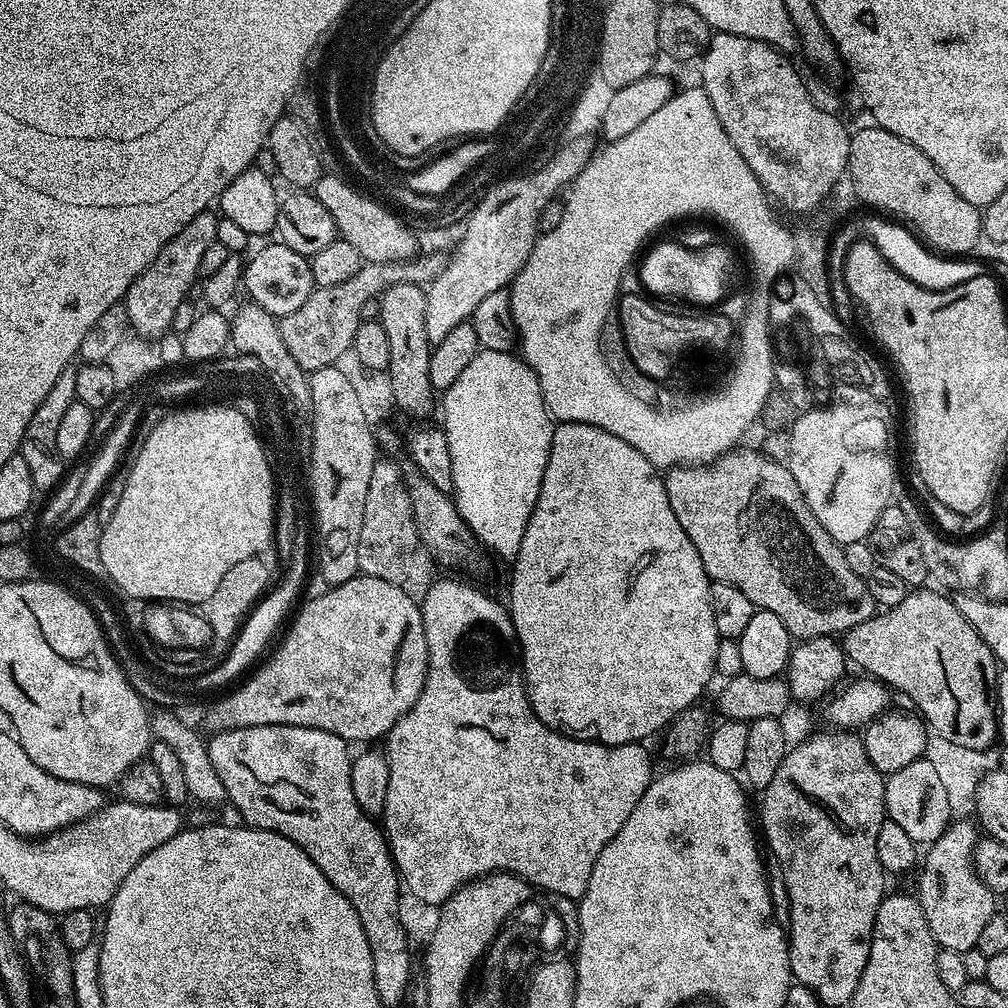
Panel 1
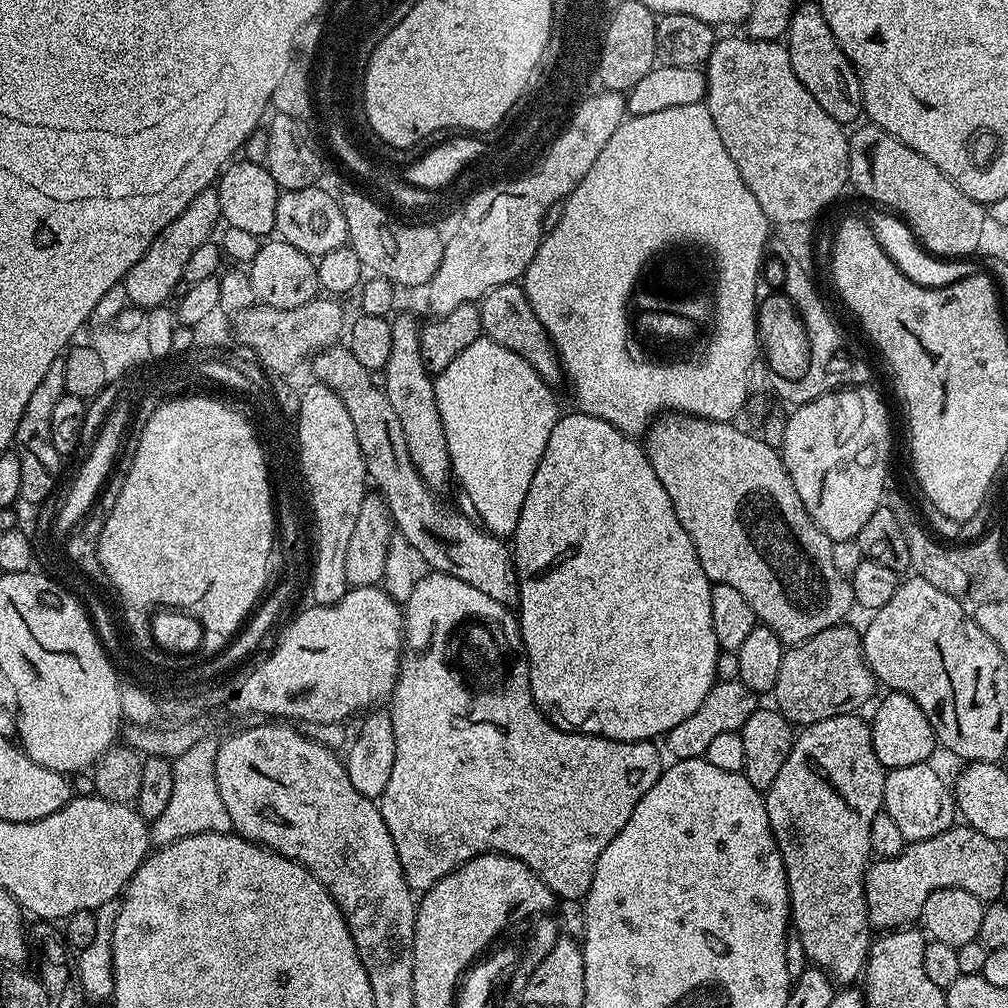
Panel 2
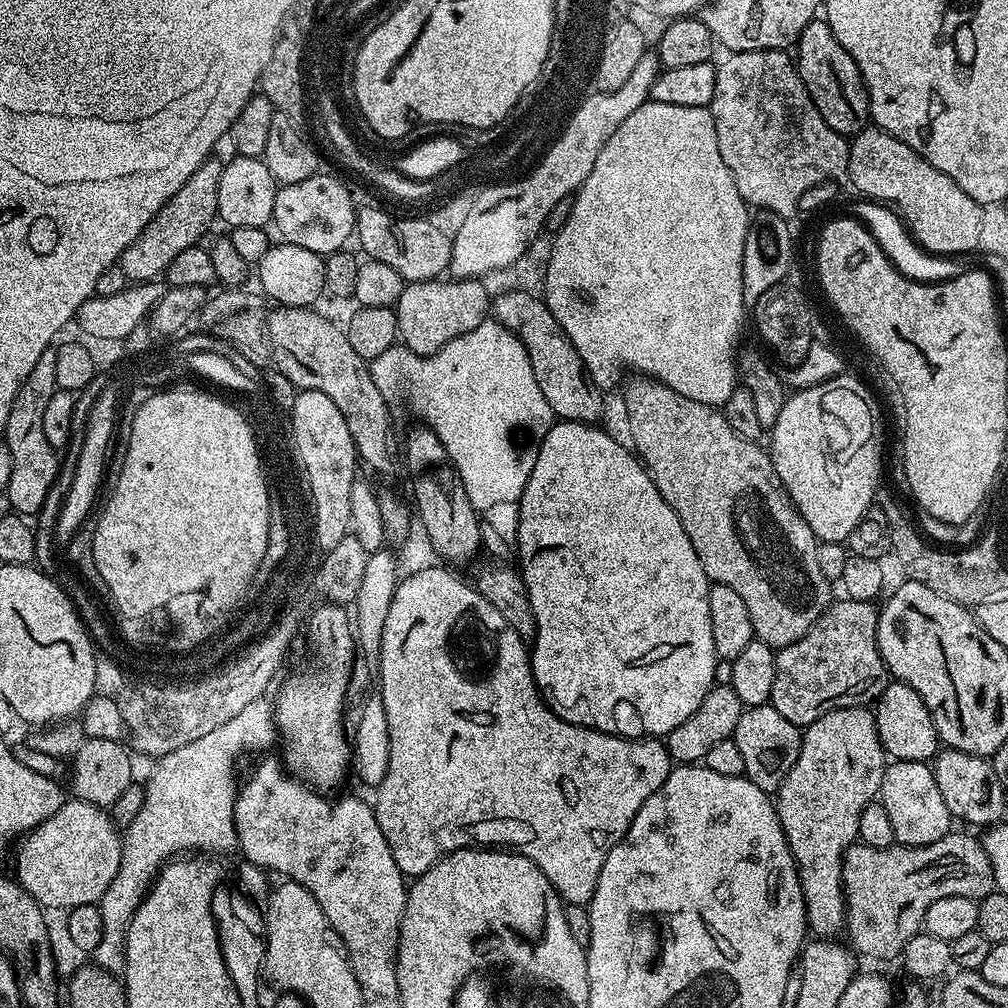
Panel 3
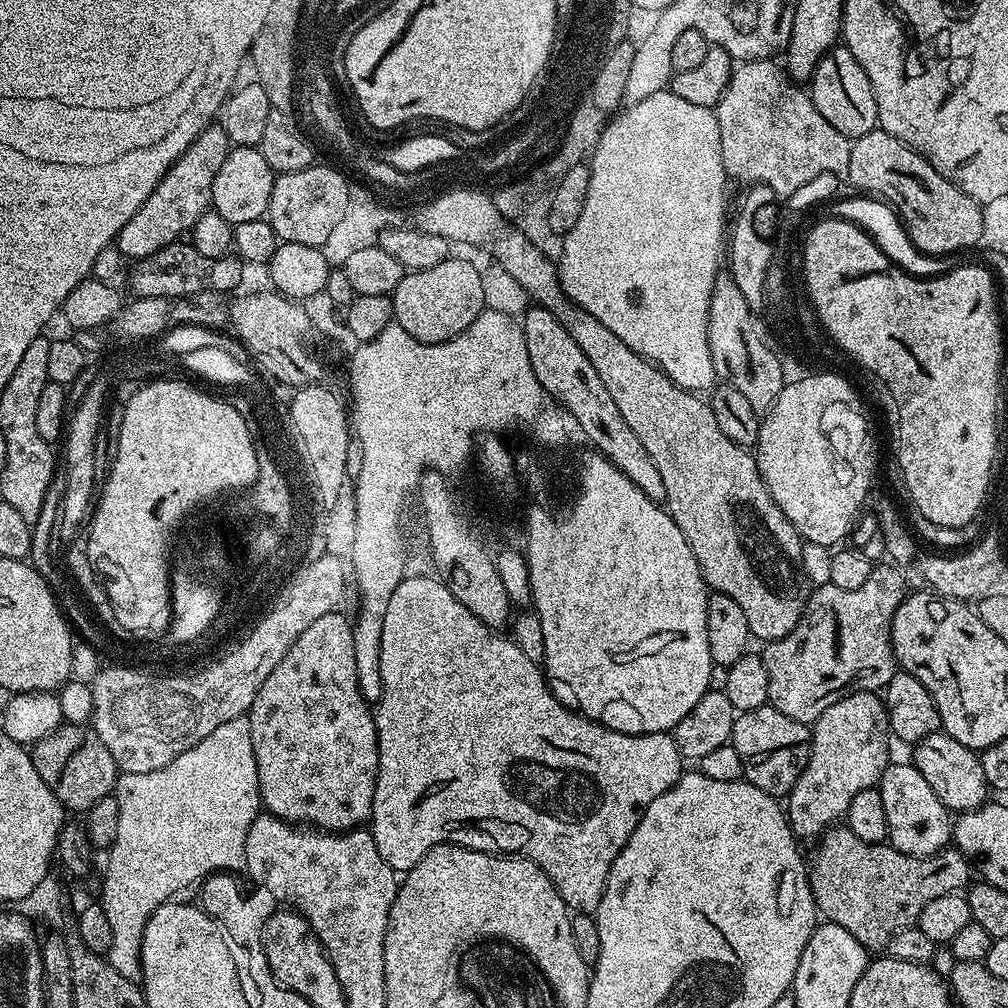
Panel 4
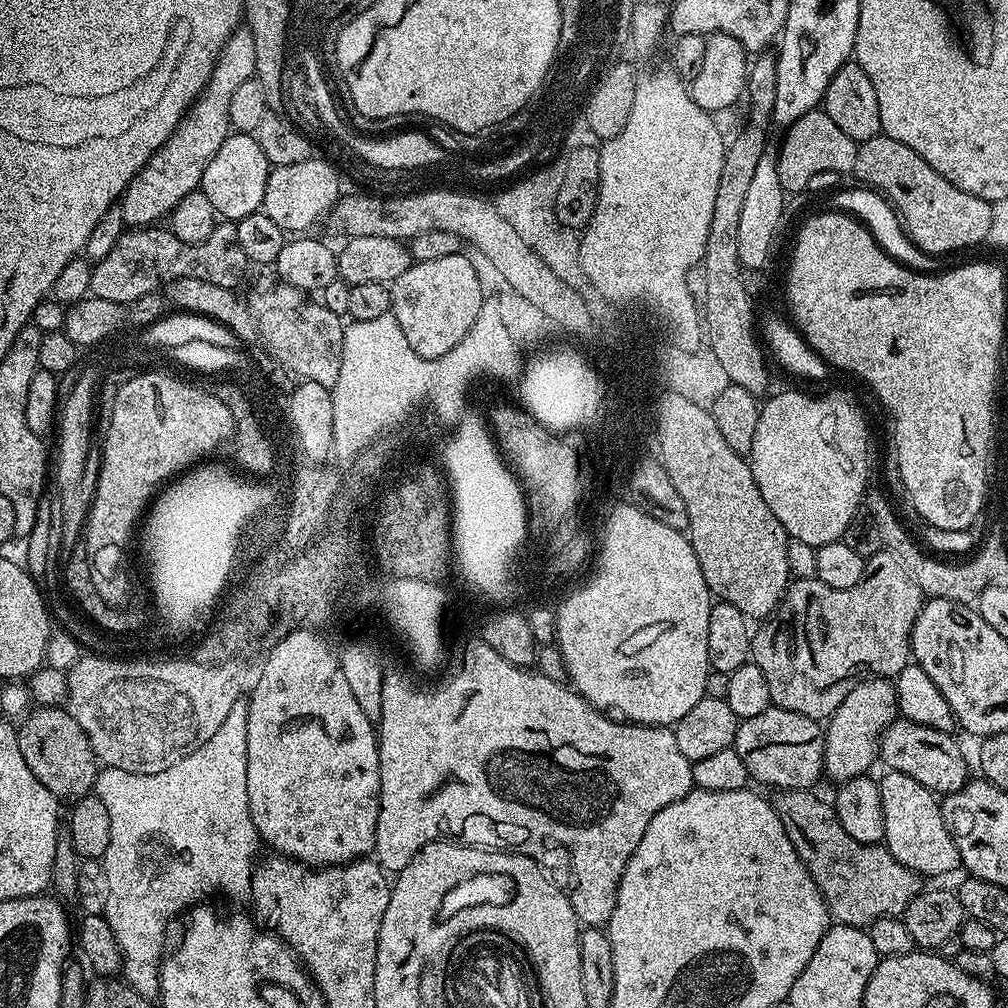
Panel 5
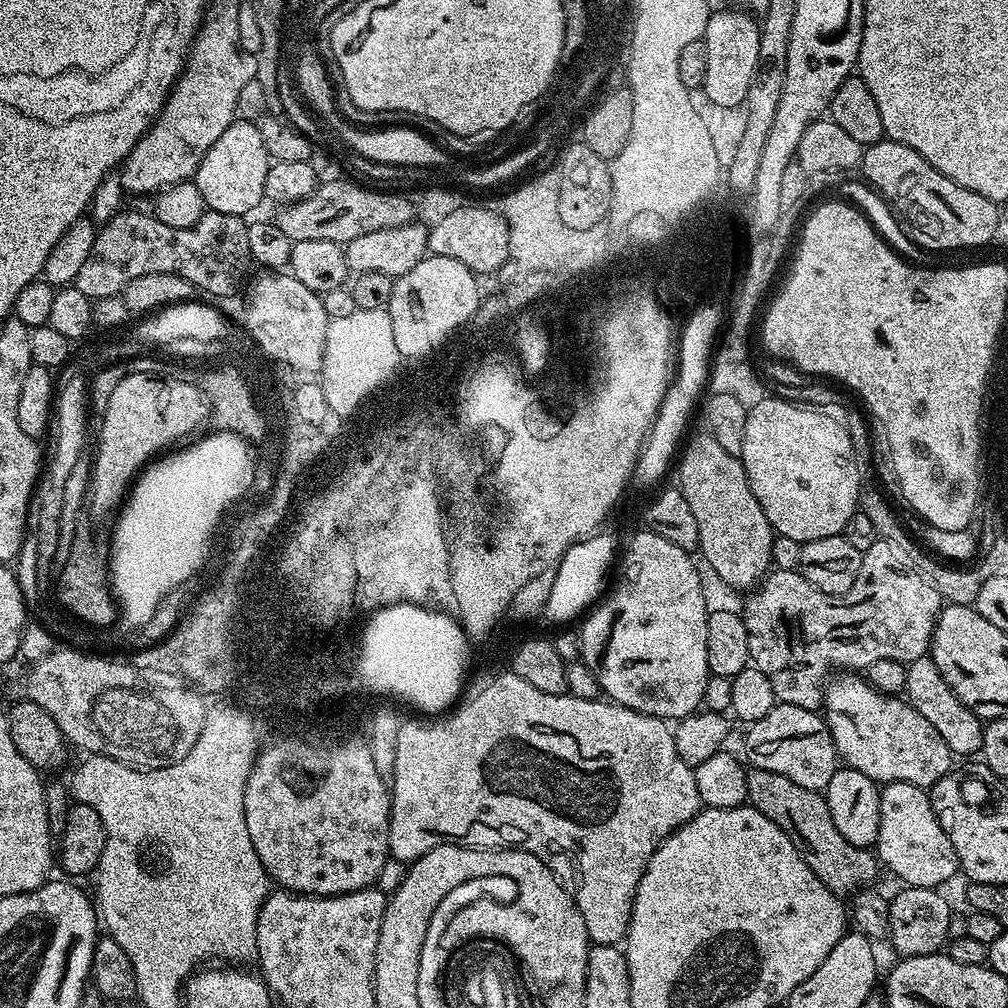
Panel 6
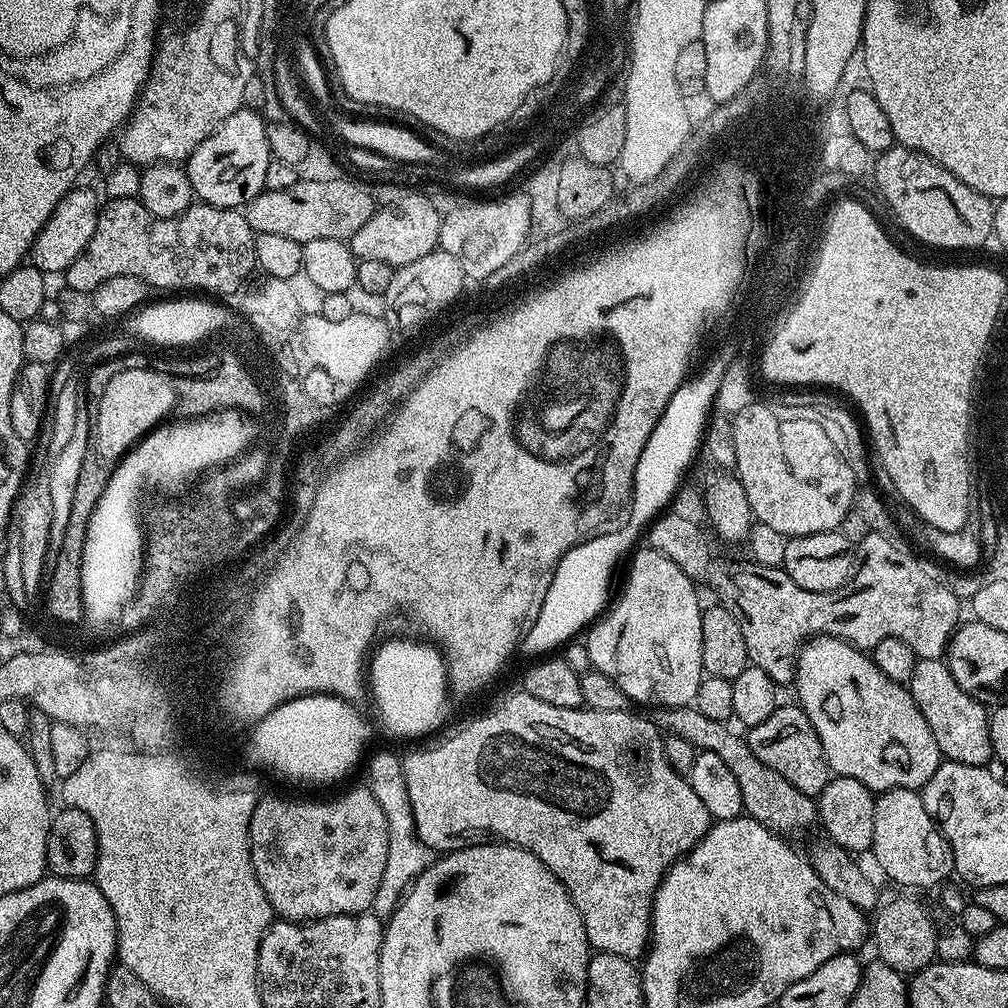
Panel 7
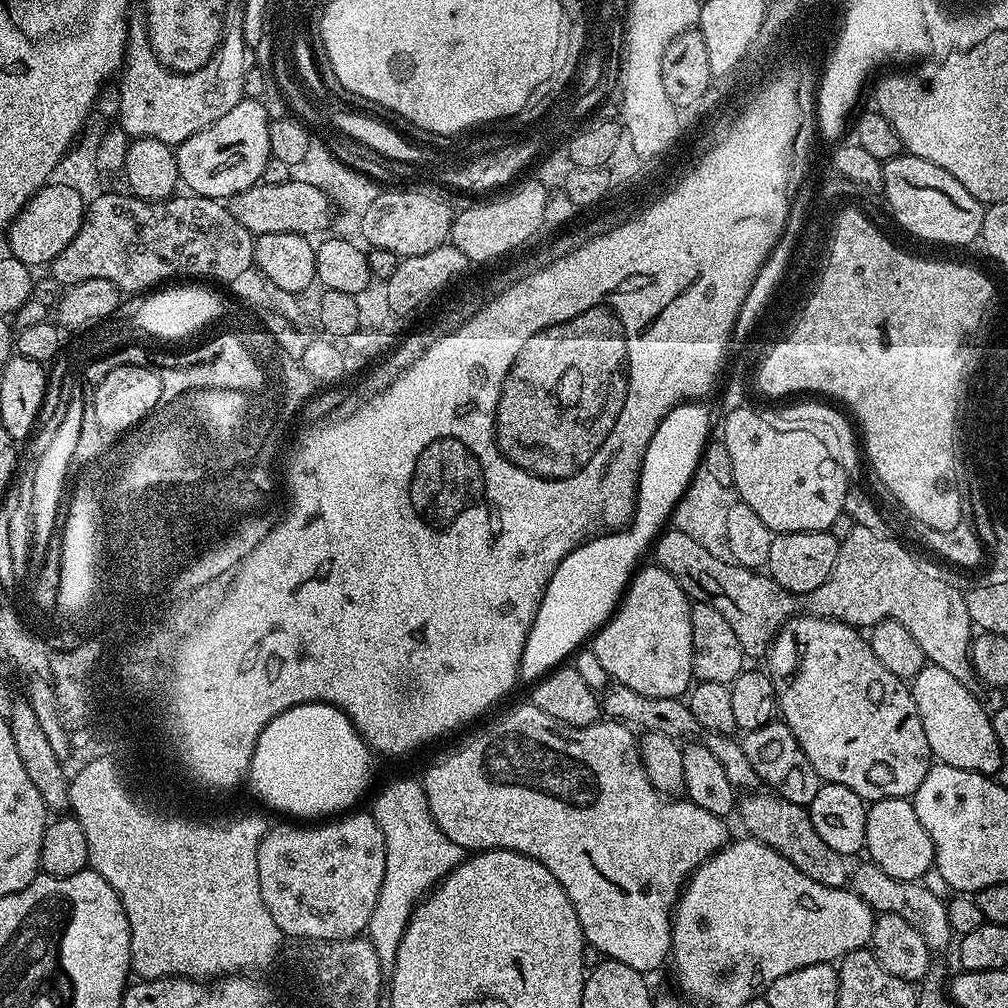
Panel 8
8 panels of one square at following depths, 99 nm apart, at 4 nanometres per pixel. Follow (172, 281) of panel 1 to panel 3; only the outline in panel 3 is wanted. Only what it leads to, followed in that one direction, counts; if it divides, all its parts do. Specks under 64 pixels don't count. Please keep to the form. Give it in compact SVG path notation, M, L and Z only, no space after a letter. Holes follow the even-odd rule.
M208 159L202 167L194 170L194 174L190 174L190 178L186 178L186 186L182 186L182 190L178 190L178 194L174 194L174 198L170 198L162 210L158 210L146 230L134 238L132 245L121 254L118 261L129 281L155 281L163 277L170 262L174 262L182 250L195 248L203 241L200 239L203 238L204 231L211 226L212 219L215 221L218 216L218 182L222 178L223 169L221 161Z

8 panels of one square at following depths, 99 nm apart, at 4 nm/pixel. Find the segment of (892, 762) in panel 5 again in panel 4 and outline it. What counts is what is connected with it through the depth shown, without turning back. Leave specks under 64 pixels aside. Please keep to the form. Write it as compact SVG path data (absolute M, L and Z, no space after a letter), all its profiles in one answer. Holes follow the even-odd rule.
M939 731L922 738L911 752L911 763L916 765L922 778L930 782L934 794L938 794L938 798L953 813L970 812L989 799L990 785L982 770L979 755L973 749L962 746L962 742L954 742L954 738L945 736L943 731Z

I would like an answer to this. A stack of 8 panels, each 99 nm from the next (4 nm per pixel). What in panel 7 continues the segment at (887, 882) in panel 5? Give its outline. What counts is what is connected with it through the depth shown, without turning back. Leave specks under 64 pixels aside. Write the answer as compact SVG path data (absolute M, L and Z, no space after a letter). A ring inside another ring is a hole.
M695 706L658 708L651 713L650 719L661 733L686 738L686 742L690 742L697 750L718 754L718 758L722 758L722 762L726 762L726 767L733 772L734 779L738 782L738 790L742 790L744 812L762 826L769 828L771 832L800 832L803 828L817 823L817 801L802 794L798 786L790 786L790 782L786 782L786 778L782 778L778 770L770 770L766 762L758 762L758 758L754 758L754 750L750 750L747 739L743 735L739 736L735 732L735 727L725 722L714 722L714 718L706 718L706 714L702 714Z

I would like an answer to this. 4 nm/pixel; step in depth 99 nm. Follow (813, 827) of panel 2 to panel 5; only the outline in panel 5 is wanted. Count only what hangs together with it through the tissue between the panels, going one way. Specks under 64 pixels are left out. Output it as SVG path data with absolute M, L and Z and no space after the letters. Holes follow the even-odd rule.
M883 676L860 678L851 685L852 689L844 692L842 702L835 712L828 717L824 733L824 776L827 779L843 782L852 780L855 776L863 776L869 771L872 763L877 763L880 754L880 736L897 719L896 685L891 679Z

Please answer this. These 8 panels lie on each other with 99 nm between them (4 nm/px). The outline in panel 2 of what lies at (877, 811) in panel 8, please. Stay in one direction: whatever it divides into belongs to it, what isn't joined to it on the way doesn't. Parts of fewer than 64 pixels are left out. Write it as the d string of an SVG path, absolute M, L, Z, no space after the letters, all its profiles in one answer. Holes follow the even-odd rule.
M931 763L887 769L884 778L883 811L894 818L906 842L925 840L953 827L957 819L956 798L953 789L932 769Z

